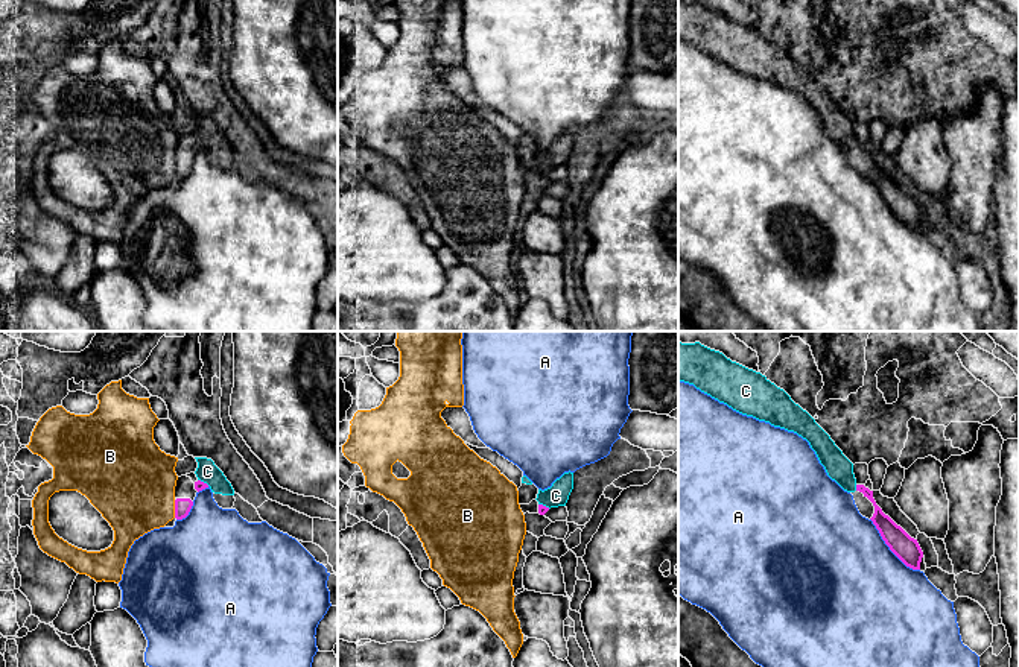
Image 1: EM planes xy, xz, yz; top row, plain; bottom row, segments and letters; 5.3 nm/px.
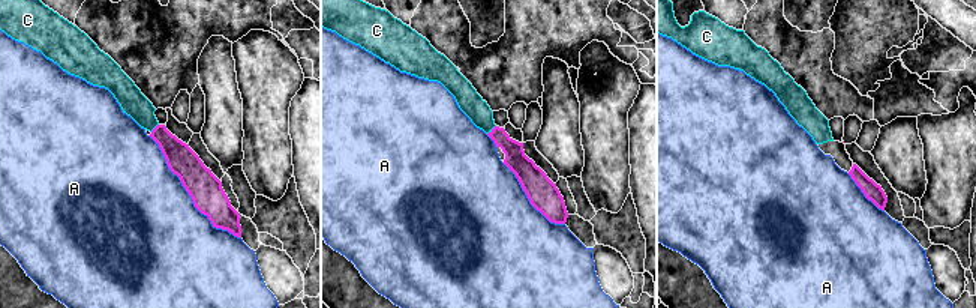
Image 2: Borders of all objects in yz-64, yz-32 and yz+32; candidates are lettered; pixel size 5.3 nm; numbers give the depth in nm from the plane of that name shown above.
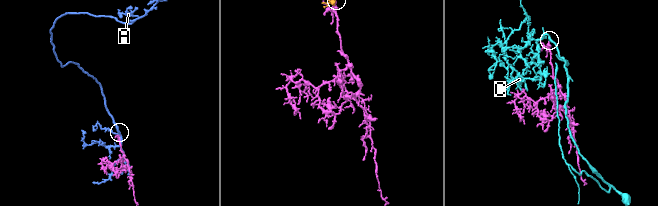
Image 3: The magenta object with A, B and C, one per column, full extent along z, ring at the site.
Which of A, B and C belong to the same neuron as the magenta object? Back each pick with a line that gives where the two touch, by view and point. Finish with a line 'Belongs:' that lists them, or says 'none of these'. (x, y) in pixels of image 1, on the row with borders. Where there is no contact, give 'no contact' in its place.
C: meets magenta in yz at (857, 488)
Belongs: C

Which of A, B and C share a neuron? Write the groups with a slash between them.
A / B / C

